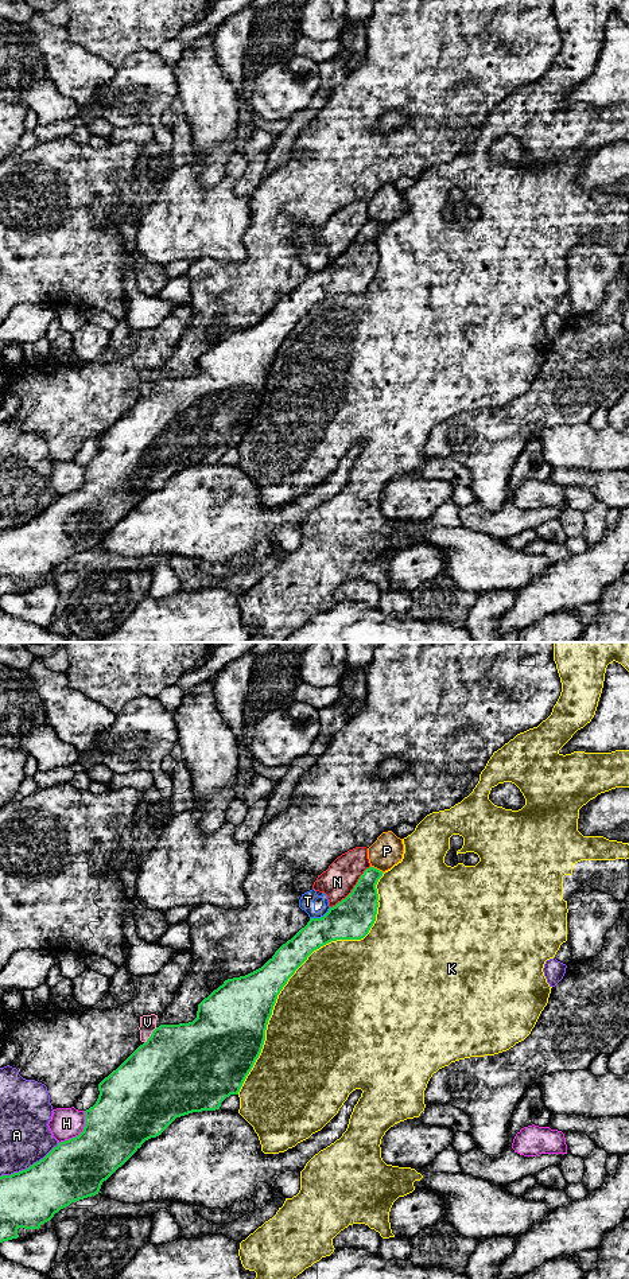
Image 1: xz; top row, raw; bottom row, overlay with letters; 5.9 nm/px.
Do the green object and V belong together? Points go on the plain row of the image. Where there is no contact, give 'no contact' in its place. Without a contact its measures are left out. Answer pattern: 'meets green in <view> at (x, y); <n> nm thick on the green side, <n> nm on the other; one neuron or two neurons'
meets green in xz at (151, 389); 500 nm thick on the green side, 100 nm on the other; one neuron

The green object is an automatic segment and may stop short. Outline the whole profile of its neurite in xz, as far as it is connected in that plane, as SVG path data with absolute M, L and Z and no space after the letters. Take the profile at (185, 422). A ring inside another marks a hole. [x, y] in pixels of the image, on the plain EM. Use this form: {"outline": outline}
{"outline": "M369 221L360 230L352 246L330 261L321 272L310 272L291 293L259 323L240 331L228 333L198 358L197 372L189 377L156 380L158 369L140 370L143 396L116 424L98 438L98 452L85 464L84 485L58 497L43 513L26 524L0 530L0 596L18 592L18 583L39 583L55 567L71 556L98 548L101 539L121 521L140 501L159 490L176 471L202 464L220 463L230 448L238 448L246 429L259 412L268 374L277 349L295 324L321 300L337 293L361 293L376 275L378 248L376 238L383 225Z"}

